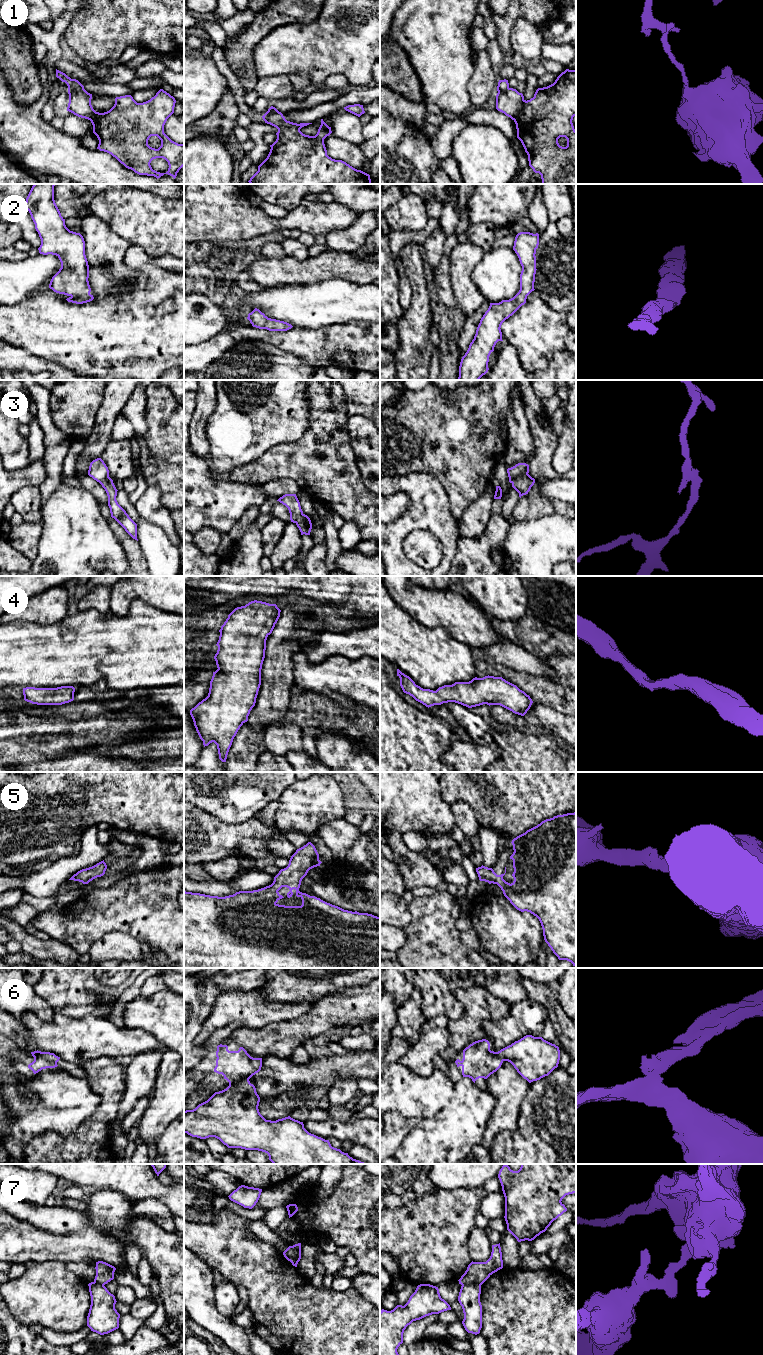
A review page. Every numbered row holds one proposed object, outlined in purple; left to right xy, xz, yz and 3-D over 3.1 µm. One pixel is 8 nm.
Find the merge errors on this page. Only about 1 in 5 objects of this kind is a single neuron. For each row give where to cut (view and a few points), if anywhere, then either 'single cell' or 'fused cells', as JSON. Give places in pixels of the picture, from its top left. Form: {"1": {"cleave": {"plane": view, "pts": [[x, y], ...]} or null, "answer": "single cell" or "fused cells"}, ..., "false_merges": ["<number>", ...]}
{"1": {"cleave": {"plane": "xy", "pts": [[83, 88], [68, 90]]}, "answer": "fused cells"}, "2": {"cleave": null, "answer": "single cell"}, "3": {"cleave": {"plane": "yz", "pts": [[527, 473], [518, 476], [512, 483]]}, "answer": "fused cells"}, "4": {"cleave": null, "answer": "single cell"}, "5": {"cleave": null, "answer": "single cell"}, "6": {"cleave": {"plane": "xy", "pts": [[34, 1056], [43, 1056], [56, 1064]]}, "answer": "fused cells"}, "7": {"cleave": {"plane": "xz", "pts": [[290, 1246], [296, 1251], [296, 1260], [293, 1263]]}, "answer": "fused cells"}, "false_merges": ["1", "3", "6", "7"]}

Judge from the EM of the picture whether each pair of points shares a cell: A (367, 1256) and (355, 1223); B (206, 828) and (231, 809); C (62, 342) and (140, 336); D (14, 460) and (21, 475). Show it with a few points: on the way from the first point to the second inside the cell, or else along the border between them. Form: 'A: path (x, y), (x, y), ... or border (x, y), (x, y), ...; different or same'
A: path (365, 1248), (365, 1240), (357, 1231); same
B: border (198, 807), (210, 812), (223, 822), (241, 824); different
C: path (81, 340), (101, 340), (103, 338), (121, 336); same
D: border (30, 462), (24, 467), (10, 472); different

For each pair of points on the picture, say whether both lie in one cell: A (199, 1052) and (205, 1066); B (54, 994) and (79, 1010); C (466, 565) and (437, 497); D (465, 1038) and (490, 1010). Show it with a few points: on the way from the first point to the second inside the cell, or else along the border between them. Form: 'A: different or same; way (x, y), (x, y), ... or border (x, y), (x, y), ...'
A: different; border (210, 1049), (195, 1068)
B: same; way (60, 994), (73, 1005)
C: different; border (460, 536), (457, 541), (454, 559), (450, 565)
D: same; way (467, 1030), (482, 1015)

